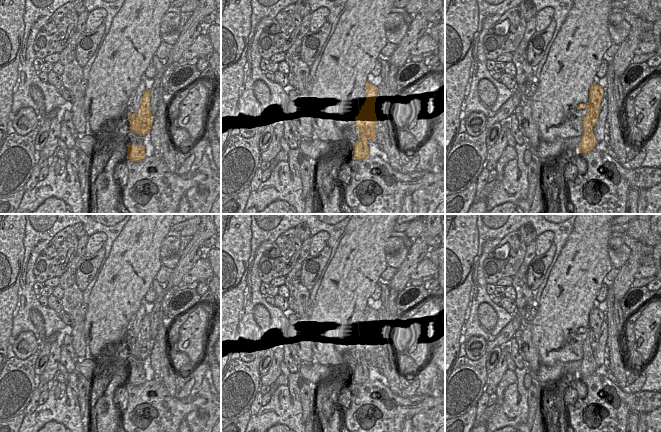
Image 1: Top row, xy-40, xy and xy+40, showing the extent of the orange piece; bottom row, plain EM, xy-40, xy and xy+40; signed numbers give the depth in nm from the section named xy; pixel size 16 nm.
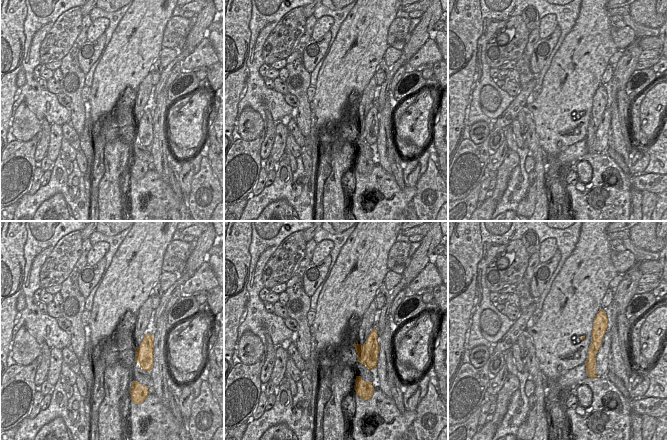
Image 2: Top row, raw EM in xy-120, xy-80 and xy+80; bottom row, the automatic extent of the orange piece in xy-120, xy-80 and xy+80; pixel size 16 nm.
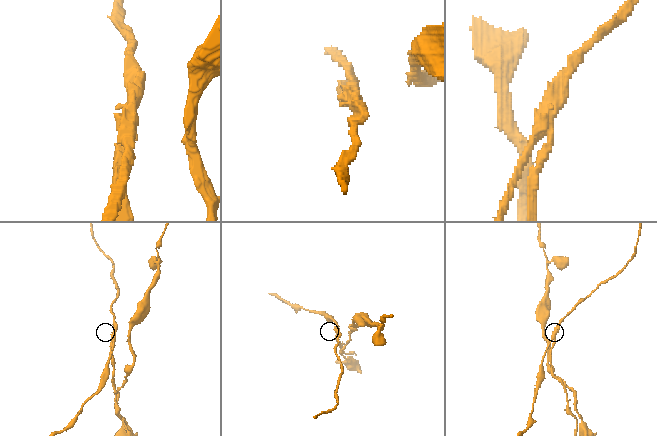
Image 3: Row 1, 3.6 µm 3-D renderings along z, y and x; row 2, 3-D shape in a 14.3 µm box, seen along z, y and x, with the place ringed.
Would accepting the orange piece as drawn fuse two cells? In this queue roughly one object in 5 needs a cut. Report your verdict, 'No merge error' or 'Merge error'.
Merge error

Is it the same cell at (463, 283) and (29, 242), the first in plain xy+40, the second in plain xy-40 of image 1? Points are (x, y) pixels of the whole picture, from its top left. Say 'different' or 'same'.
different

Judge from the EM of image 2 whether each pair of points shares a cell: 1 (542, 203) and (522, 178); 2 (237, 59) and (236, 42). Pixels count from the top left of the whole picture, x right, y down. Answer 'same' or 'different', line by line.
1: different
2: same

